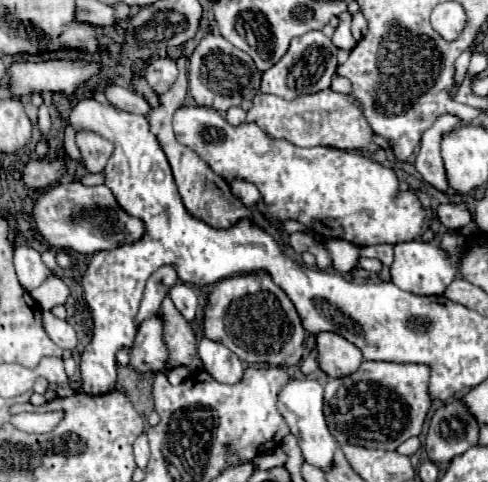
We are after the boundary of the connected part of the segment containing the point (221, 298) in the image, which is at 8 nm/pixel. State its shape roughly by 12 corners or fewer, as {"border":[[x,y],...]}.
{"border":[[267,272],[215,284],[205,336],[247,364],[299,364],[293,302]]}

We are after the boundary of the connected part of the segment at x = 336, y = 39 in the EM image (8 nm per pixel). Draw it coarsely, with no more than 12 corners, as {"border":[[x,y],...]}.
{"border":[[343,12],[331,42],[351,50],[357,44],[351,34],[351,16]]}

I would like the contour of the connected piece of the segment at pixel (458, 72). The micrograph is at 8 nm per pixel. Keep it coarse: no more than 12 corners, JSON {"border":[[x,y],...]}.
{"border":[[467,48],[455,62],[455,82],[461,86],[471,48]]}

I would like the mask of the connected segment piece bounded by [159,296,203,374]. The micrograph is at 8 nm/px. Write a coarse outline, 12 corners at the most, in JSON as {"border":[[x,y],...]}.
{"border":[[165,296],[159,308],[171,368],[201,372],[195,328]]}

